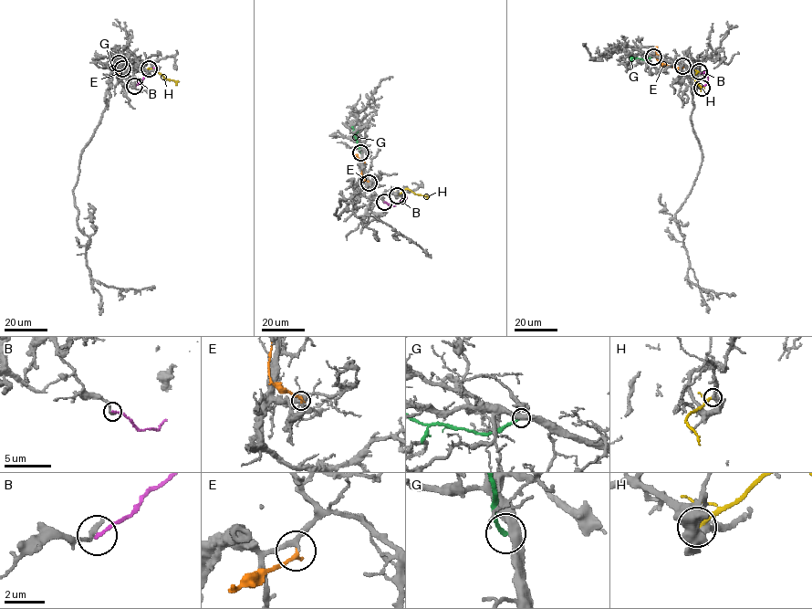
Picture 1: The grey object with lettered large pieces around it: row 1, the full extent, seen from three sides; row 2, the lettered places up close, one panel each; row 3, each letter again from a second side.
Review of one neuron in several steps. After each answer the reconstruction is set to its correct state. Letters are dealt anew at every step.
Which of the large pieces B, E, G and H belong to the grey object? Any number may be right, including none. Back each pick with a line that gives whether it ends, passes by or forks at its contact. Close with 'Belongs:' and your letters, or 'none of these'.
Belongs: none of these

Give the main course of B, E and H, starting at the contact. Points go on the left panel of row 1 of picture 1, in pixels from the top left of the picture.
B: (134, 86), (150, 70), (159, 69)
E: (122, 68), (116, 72), (111, 54)
H: (149, 68), (165, 79), (178, 81)

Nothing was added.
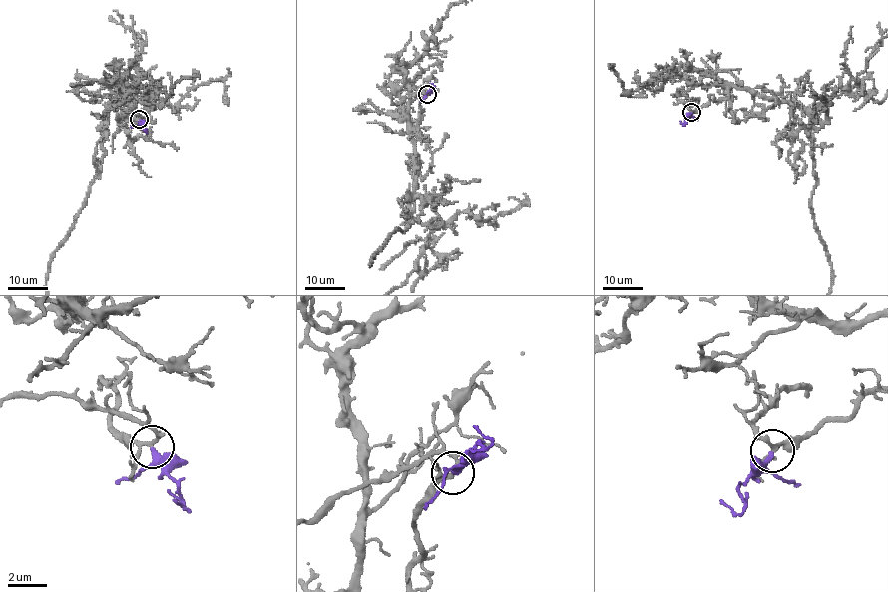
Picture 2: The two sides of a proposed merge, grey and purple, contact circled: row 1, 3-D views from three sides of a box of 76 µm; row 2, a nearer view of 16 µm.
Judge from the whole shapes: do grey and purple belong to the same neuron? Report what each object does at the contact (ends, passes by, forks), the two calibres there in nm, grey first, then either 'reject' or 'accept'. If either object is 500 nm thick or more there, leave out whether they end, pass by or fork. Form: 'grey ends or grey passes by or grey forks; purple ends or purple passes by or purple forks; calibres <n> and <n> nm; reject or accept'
grey forks; purple passes by; calibres 200 and 220 nm; accept

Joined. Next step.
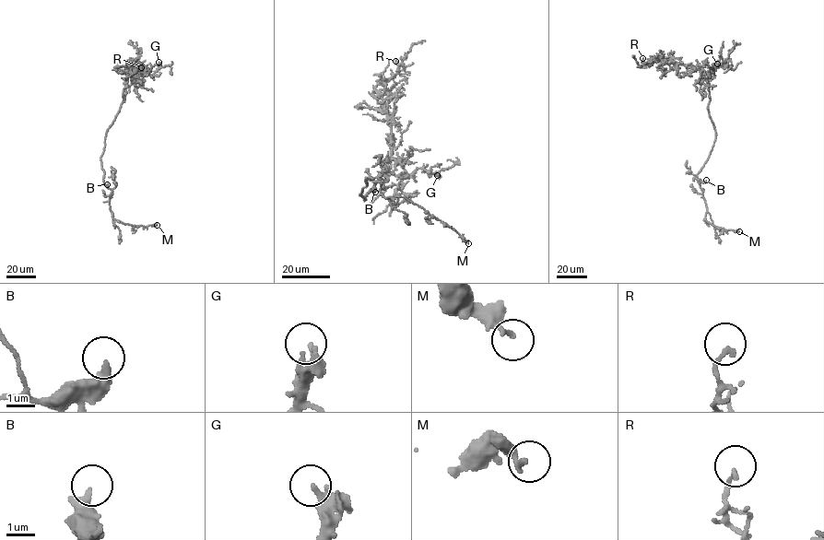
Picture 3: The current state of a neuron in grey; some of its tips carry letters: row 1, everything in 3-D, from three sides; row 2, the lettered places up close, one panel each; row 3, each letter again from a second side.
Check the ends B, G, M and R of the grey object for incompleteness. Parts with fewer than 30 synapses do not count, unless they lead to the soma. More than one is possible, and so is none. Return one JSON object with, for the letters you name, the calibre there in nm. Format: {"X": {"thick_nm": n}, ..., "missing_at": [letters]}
{"missing_at": []}

